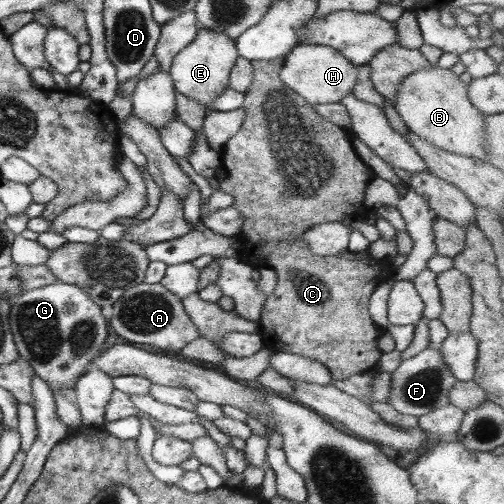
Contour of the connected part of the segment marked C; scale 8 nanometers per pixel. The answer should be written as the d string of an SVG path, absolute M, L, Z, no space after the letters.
M275 58L269 61L252 61L253 66L253 81L249 89L243 93L243 105L245 117L238 133L234 135L222 148L221 162L222 167L226 171L226 180L219 182L220 190L231 194L234 197L233 207L244 216L243 227L239 236L242 242L240 259L246 259L246 263L254 265L258 268L270 267L277 274L277 283L274 290L267 296L264 303L261 317L259 318L259 335L264 342L266 350L277 352L288 352L289 354L300 355L304 358L312 359L312 361L320 362L326 366L332 379L344 380L350 376L362 373L362 371L376 369L379 359L382 357L382 352L378 350L378 339L382 335L382 328L376 326L372 322L373 318L369 316L369 296L374 292L374 289L386 279L392 276L394 269L390 265L390 258L376 259L373 258L367 251L352 252L345 250L336 256L320 256L314 254L307 245L307 242L301 238L301 234L316 226L317 224L341 221L350 215L373 218L373 213L364 206L365 190L370 180L376 178L373 170L366 166L365 162L356 154L352 144L352 135L336 124L332 124L326 118L316 113L315 108L309 102L306 102L302 96L292 89L288 88L279 77L279 72L284 66L284 58Z

